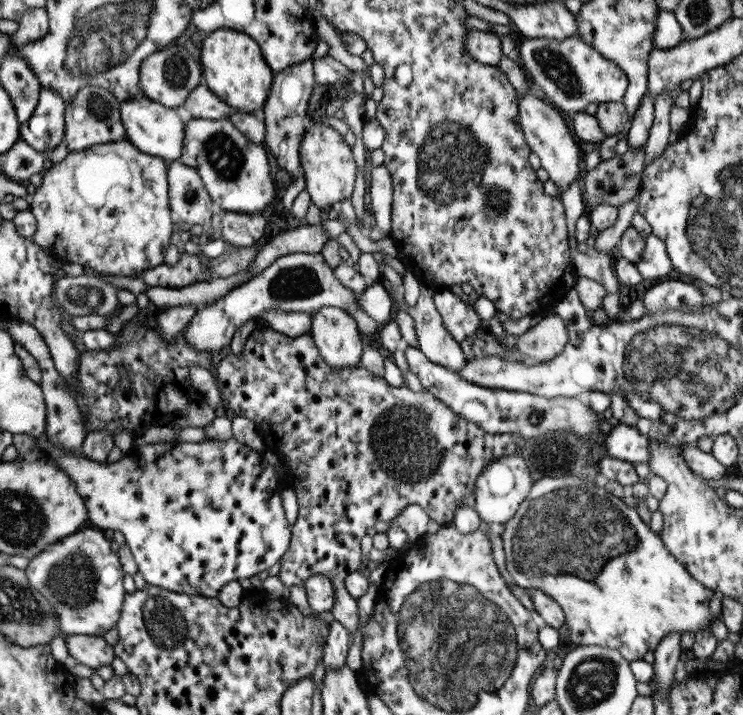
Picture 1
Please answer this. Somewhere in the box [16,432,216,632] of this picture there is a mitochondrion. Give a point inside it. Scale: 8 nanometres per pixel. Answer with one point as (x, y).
(71, 579)

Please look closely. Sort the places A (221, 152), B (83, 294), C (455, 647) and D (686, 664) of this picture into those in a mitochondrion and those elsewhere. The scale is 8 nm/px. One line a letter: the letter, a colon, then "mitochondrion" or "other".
A: mitochondrion
B: mitochondrion
C: mitochondrion
D: other

